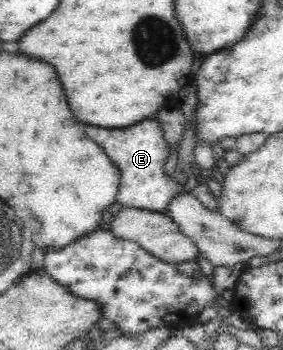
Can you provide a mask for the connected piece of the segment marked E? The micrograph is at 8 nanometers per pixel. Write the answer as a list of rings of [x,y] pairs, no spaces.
[[[156,118],[142,120],[126,128],[86,126],[86,134],[102,147],[118,168],[120,185],[116,201],[122,207],[163,213],[176,196],[185,193],[183,186],[174,181],[171,176],[167,176],[164,171],[164,163],[168,160],[170,148]]]

